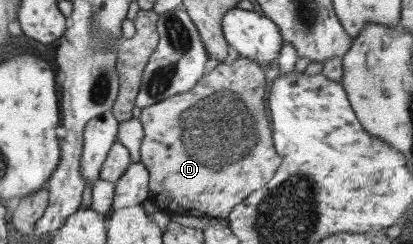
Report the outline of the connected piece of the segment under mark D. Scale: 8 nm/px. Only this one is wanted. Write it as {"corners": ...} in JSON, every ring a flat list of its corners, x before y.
{"corners":[[237,57,231,64,220,62,209,73,204,74,188,91,169,96,140,110,139,123,143,139,140,145,140,160,148,174,148,193,152,195,157,210,163,210,165,178,167,178,167,198,165,210,179,212,213,212,195,214,199,218,225,219,229,211,245,197,266,187,273,178,280,157,273,150,269,131,269,112,263,107,265,76,261,65,245,57]]}

